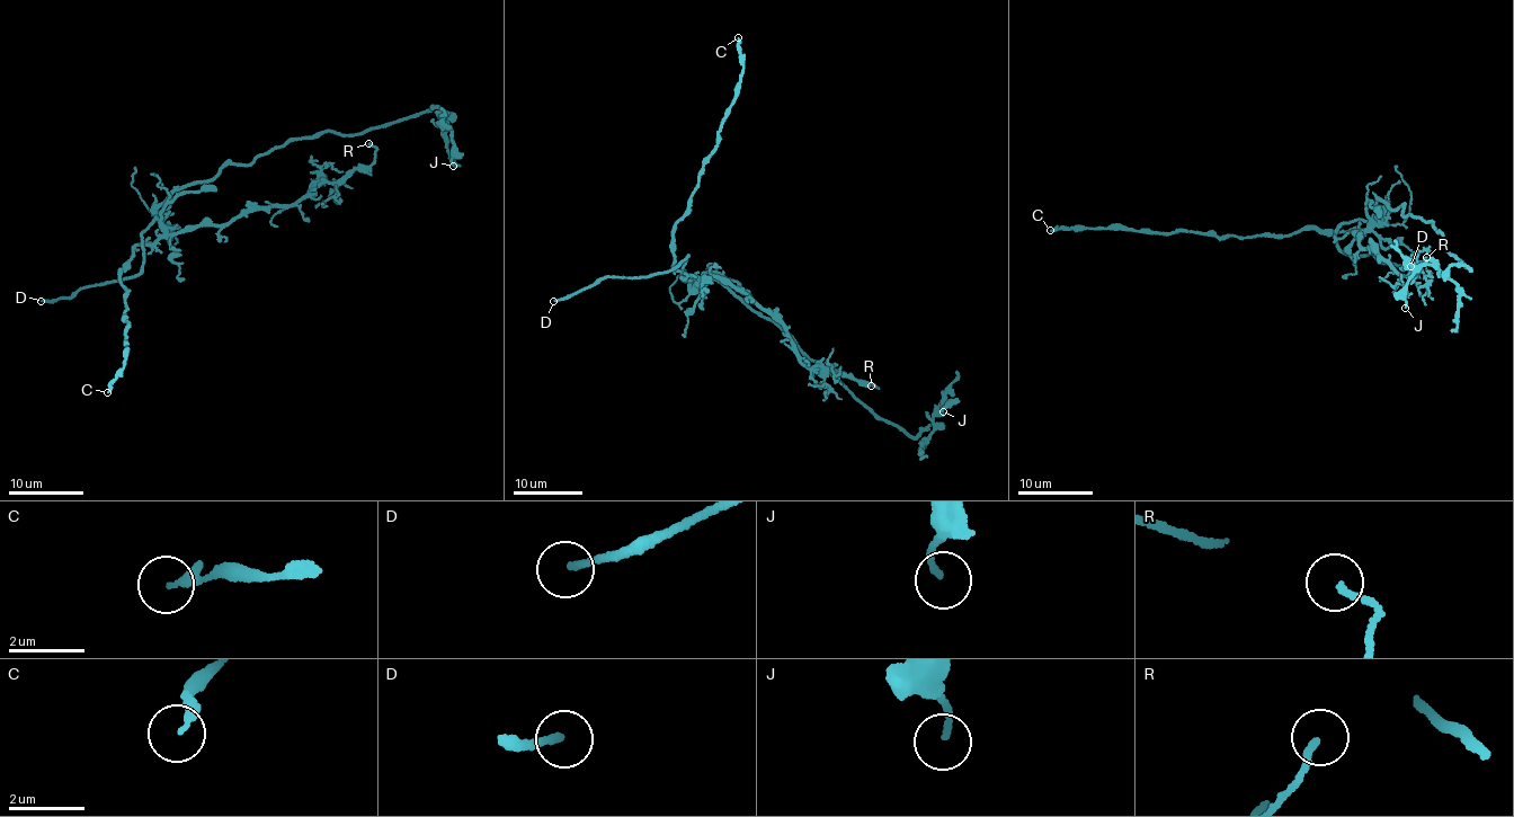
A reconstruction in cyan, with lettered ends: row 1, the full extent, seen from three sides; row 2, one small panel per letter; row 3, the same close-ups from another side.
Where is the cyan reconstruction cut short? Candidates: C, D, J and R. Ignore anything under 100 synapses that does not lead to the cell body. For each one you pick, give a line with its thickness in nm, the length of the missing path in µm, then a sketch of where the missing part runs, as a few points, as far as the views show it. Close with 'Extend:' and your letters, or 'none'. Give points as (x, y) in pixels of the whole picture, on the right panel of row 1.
D: calibre 190 nm; missing 25 µm
Extend: D

